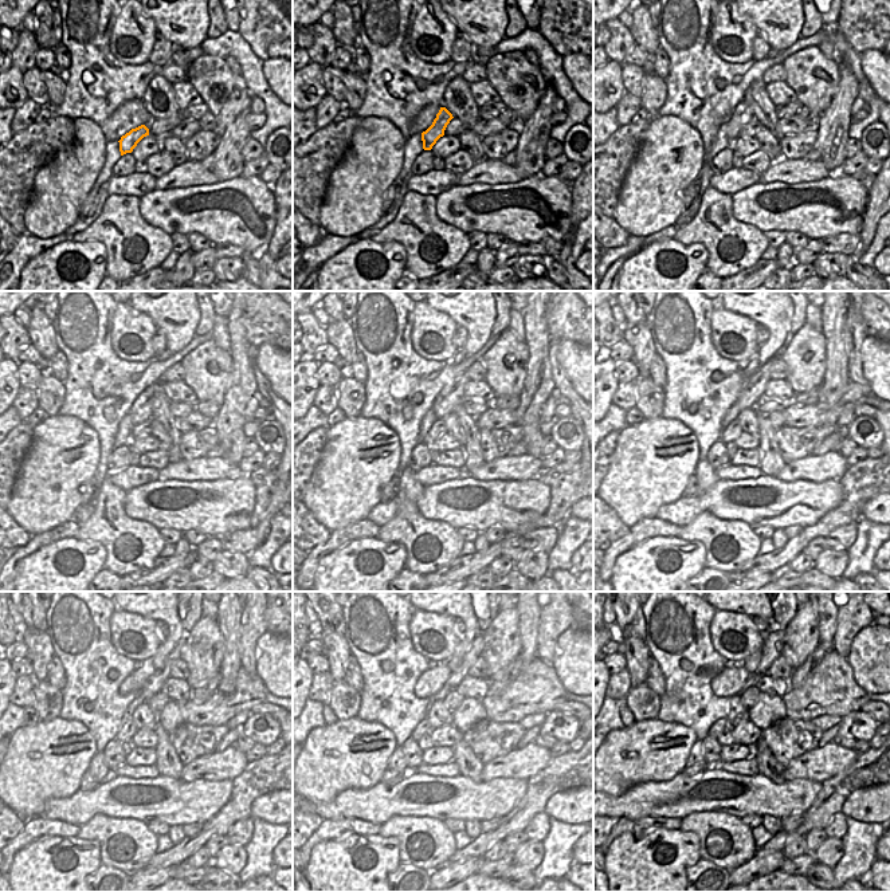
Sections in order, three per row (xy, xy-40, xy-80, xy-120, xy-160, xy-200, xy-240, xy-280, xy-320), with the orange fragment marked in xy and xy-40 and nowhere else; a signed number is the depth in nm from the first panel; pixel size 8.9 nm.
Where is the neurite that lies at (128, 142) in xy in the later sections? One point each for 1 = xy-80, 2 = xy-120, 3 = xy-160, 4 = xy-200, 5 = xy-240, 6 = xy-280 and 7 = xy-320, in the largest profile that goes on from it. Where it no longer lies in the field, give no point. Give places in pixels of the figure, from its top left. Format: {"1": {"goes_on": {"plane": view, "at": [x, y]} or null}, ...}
{"1": {"goes_on": {"plane": "xy-80", "at": [743, 113]}}, "2": {"goes_on": {"plane": "xy-120", "at": [141, 411]}}, "3": {"goes_on": {"plane": "xy-160", "at": [453, 393]}}, "4": {"goes_on": {"plane": "xy-200", "at": [755, 386]}}, "5": {"goes_on": {"plane": "xy-240", "at": [153, 684]}}, "6": {"goes_on": {"plane": "xy-280", "at": [470, 657]}}, "7": {"goes_on": {"plane": "xy-320", "at": [772, 648]}}}

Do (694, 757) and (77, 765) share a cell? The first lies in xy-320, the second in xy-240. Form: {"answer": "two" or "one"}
{"answer": "two"}

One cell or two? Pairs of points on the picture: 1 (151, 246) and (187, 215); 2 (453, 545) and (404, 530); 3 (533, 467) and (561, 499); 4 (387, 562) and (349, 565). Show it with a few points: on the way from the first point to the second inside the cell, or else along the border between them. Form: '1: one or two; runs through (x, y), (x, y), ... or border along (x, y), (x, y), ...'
1: two; border along (140, 215), (148, 223), (169, 235)
2: one; runs through (440, 539), (428, 531), (416, 533)
3: two; border along (544, 470), (538, 478)
4: one; runs through (380, 572), (373, 576), (360, 576)

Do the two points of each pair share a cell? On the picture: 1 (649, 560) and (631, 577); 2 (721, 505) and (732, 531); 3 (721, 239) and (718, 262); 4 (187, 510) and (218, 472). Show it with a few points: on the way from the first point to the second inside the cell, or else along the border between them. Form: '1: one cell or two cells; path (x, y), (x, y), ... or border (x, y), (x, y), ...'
1: one cell; path (645, 564), (635, 573)
2: two cells; border (696, 515), (710, 511), (752, 529)
3: one cell; path (718, 244), (716, 251), (718, 256)
4: two cells; border (238, 474), (219, 479), (179, 480)

